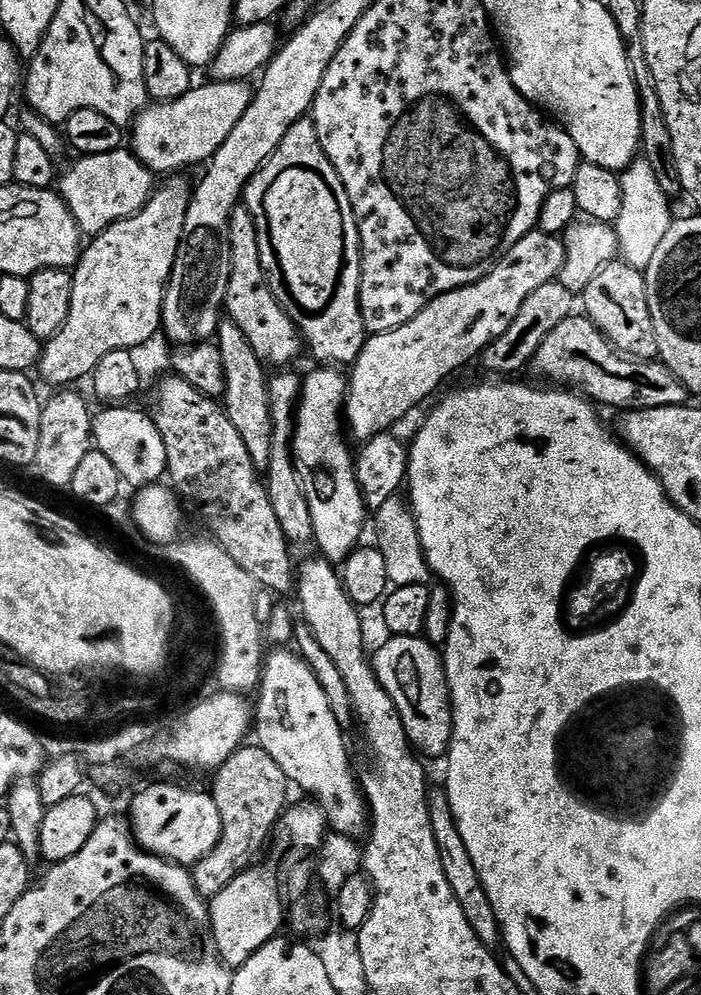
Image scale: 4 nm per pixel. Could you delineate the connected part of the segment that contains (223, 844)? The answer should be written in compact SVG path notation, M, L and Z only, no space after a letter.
M241 746L237 752L230 754L230 758L226 758L224 765L215 769L213 776L216 777L213 778L212 785L210 785L214 802L218 802L218 814L222 814L222 838L218 842L218 846L214 846L211 854L199 860L191 869L196 889L205 898L211 898L222 890L226 890L226 886L230 886L230 882L234 882L238 873L243 872L255 861L252 859L263 850L267 840L269 843L270 837L275 833L276 826L280 822L281 814L290 803L290 797L288 797L290 781L288 775L282 770L282 766L278 766L278 762L274 762L274 758L270 758L270 754L266 754L264 748L248 747Z

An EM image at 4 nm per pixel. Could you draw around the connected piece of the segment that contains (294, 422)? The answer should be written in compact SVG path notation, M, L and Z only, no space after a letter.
M280 370L268 381L270 394L270 418L274 426L274 438L270 446L270 462L266 469L266 487L270 494L270 506L274 506L274 514L282 525L282 534L286 534L289 545L297 549L310 545L316 538L316 520L310 518L308 493L300 481L300 469L297 457L292 454L292 436L298 431L298 409L302 389L299 380L292 370Z

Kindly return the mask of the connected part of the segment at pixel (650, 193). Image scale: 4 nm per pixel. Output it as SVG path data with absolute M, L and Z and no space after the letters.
M643 158L634 160L630 167L624 169L620 176L620 185L622 186L622 210L619 211L619 217L614 225L619 253L625 263L644 271L672 225L674 213L670 210L671 201L659 185L649 162Z

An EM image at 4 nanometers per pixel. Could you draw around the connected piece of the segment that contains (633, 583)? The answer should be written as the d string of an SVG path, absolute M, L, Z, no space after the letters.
M619 534L591 540L576 556L576 564L568 568L564 584L560 584L560 597L556 600L556 624L560 624L560 632L568 640L592 640L592 636L612 632L632 612L644 576L648 576L648 552L644 552L640 540Z

